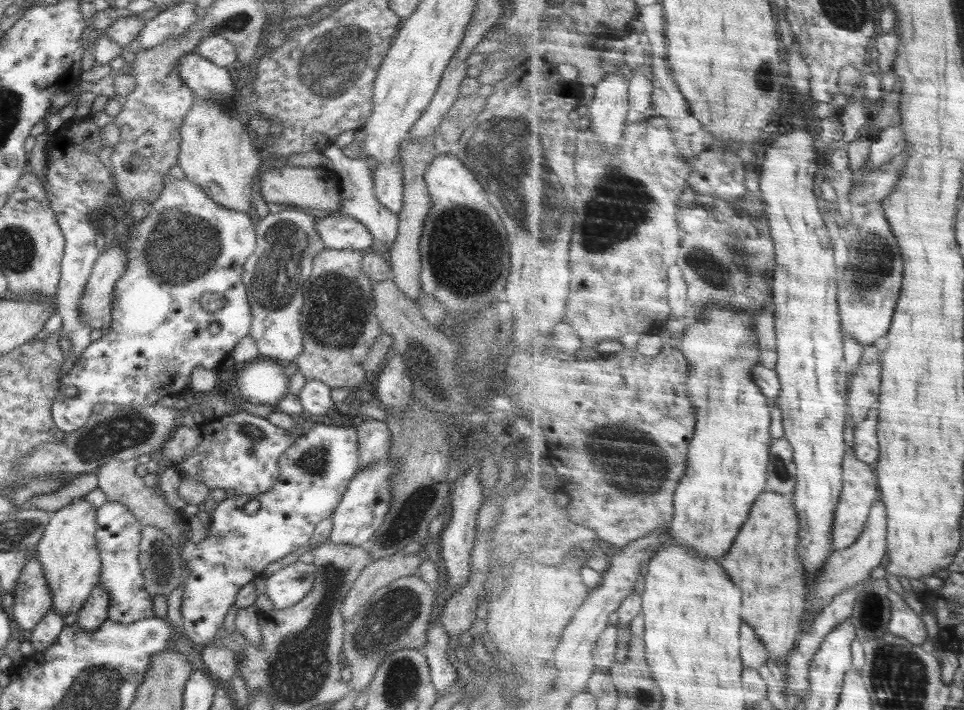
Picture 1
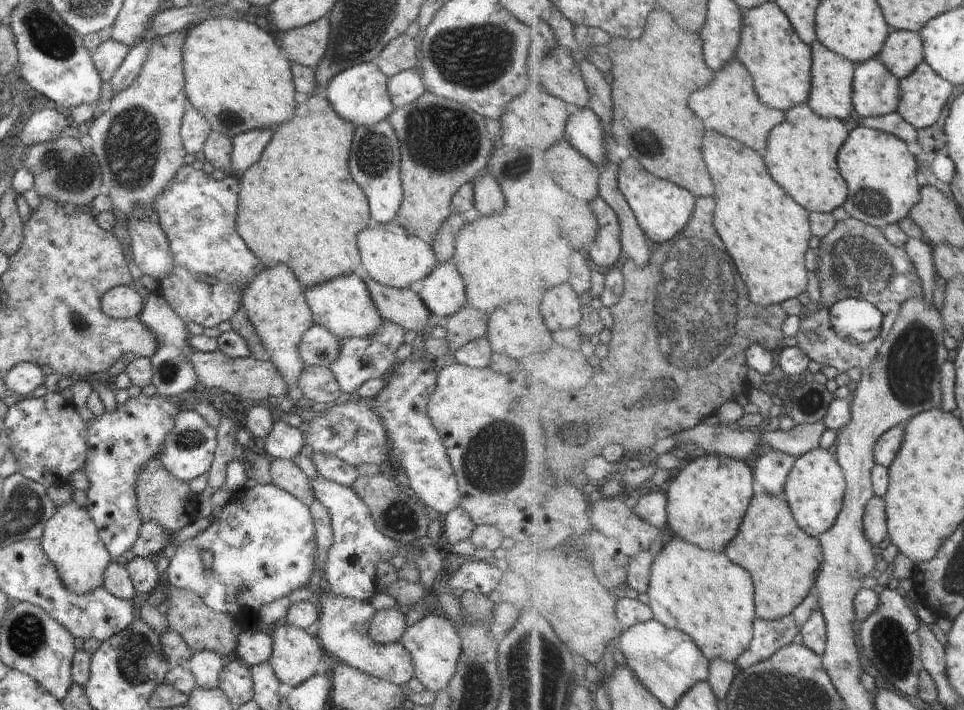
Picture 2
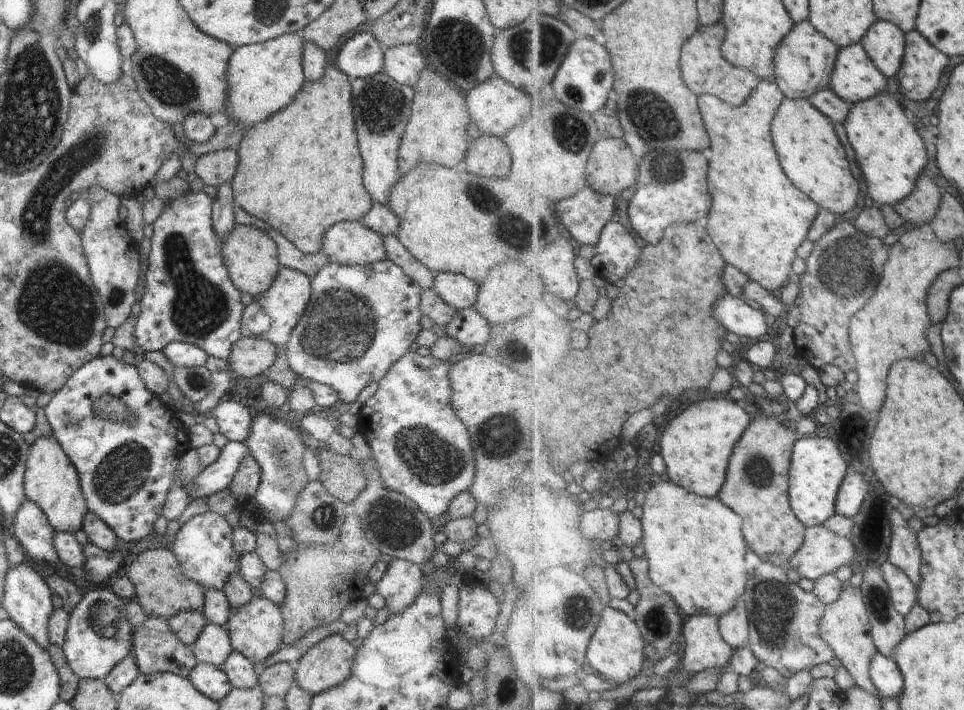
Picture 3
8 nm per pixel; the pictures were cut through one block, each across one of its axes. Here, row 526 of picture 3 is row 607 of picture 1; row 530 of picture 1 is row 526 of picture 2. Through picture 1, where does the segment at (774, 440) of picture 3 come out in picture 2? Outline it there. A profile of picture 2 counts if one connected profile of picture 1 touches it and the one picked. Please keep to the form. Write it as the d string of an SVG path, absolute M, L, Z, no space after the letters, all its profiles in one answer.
M769 492L756 494L740 536L736 536L726 552L756 576L758 616L770 621L792 614L810 596L826 563L820 538L802 530L790 504Z

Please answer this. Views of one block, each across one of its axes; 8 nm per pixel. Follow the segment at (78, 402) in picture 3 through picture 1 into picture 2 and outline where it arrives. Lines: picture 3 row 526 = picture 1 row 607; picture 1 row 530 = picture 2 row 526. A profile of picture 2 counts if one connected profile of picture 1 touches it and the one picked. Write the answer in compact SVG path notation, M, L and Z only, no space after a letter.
M145 390L85 423L88 449L83 469L89 482L85 509L114 561L118 556L129 556L138 538L143 518L137 509L136 483L144 465L158 458L179 412L166 395Z

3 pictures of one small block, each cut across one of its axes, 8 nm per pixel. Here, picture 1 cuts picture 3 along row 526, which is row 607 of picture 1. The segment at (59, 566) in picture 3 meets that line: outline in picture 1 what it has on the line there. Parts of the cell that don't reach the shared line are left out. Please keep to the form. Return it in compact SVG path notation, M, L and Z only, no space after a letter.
M36 554L30 555L29 561L23 566L17 585L14 587L13 620L18 623L20 629L32 630L52 608L53 598L41 562Z

